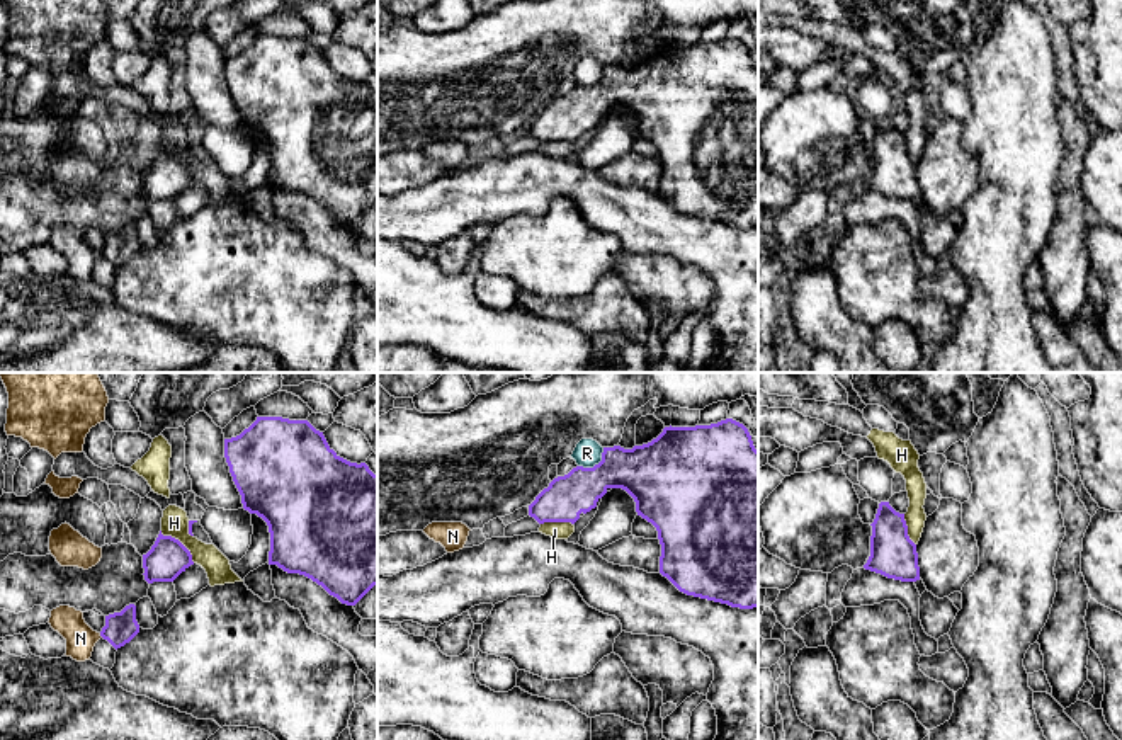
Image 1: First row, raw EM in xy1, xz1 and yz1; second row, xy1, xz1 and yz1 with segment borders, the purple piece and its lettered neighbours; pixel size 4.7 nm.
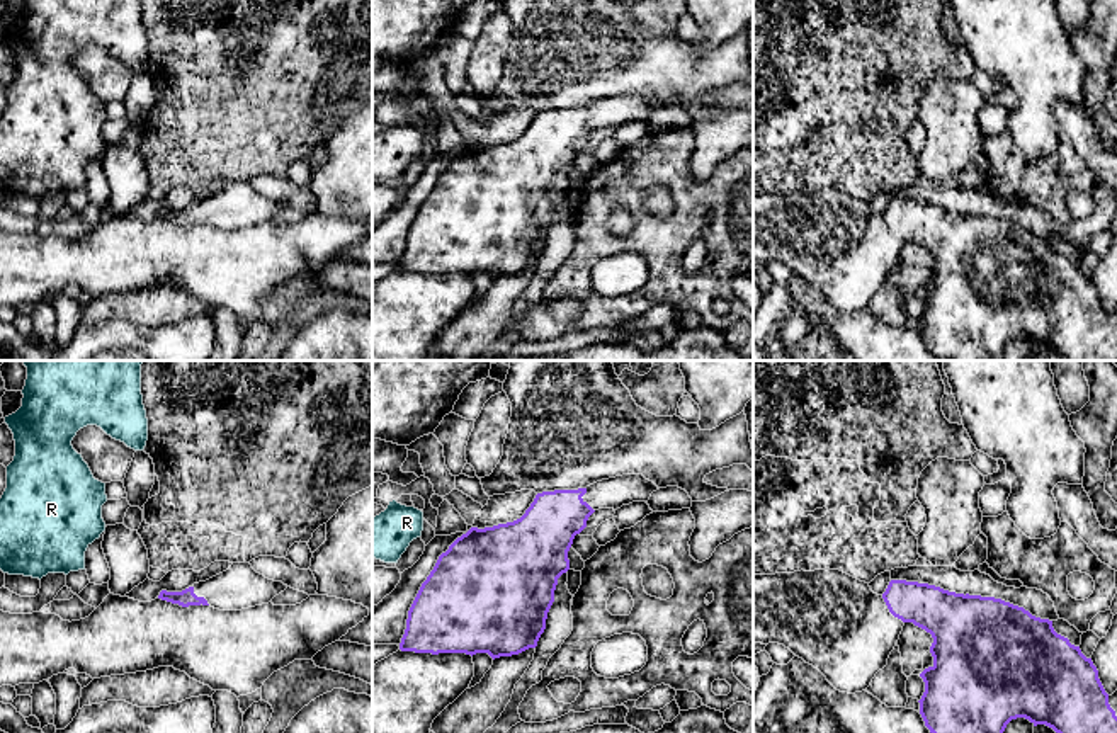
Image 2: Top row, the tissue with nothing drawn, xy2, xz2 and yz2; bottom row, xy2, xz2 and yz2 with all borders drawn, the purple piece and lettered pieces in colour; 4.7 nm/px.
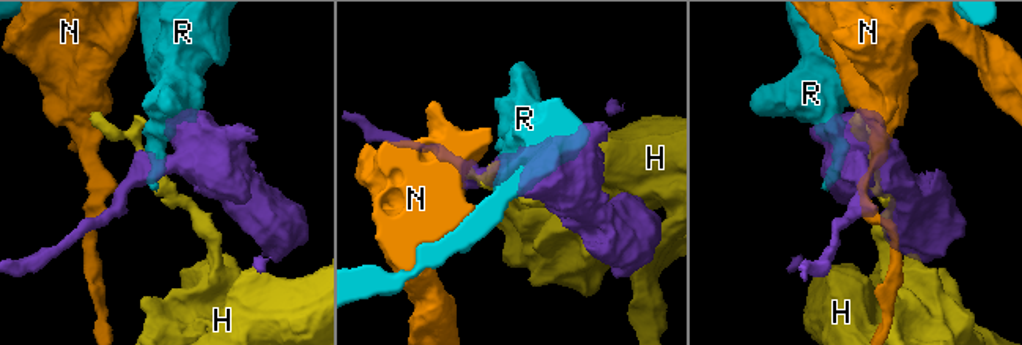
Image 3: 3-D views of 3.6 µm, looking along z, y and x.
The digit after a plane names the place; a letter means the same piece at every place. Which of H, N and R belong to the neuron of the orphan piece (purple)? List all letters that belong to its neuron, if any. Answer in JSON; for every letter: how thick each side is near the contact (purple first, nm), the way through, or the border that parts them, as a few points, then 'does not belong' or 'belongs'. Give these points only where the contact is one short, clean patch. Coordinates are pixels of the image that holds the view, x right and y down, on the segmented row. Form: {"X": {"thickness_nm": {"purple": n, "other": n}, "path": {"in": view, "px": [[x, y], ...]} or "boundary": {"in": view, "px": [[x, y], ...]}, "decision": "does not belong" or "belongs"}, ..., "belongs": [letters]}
{"H": {"thickness_nm": {"purple": 190, "other": 130}, "boundary": {"in": "xy1", "px": [[160, 531], [174, 536], [194, 562]]}, "decision": "does not belong"}, "N": {"thickness_nm": {"purple": 150, "other": 140}, "decision": "does not belong"}, "R": {"thickness_nm": {"purple": 260, "other": 130}, "boundary": {"in": "xz1", "px": [[604, 448], [602, 458], [597, 463], [578, 466]]}, "decision": "does not belong"}, "belongs": []}

